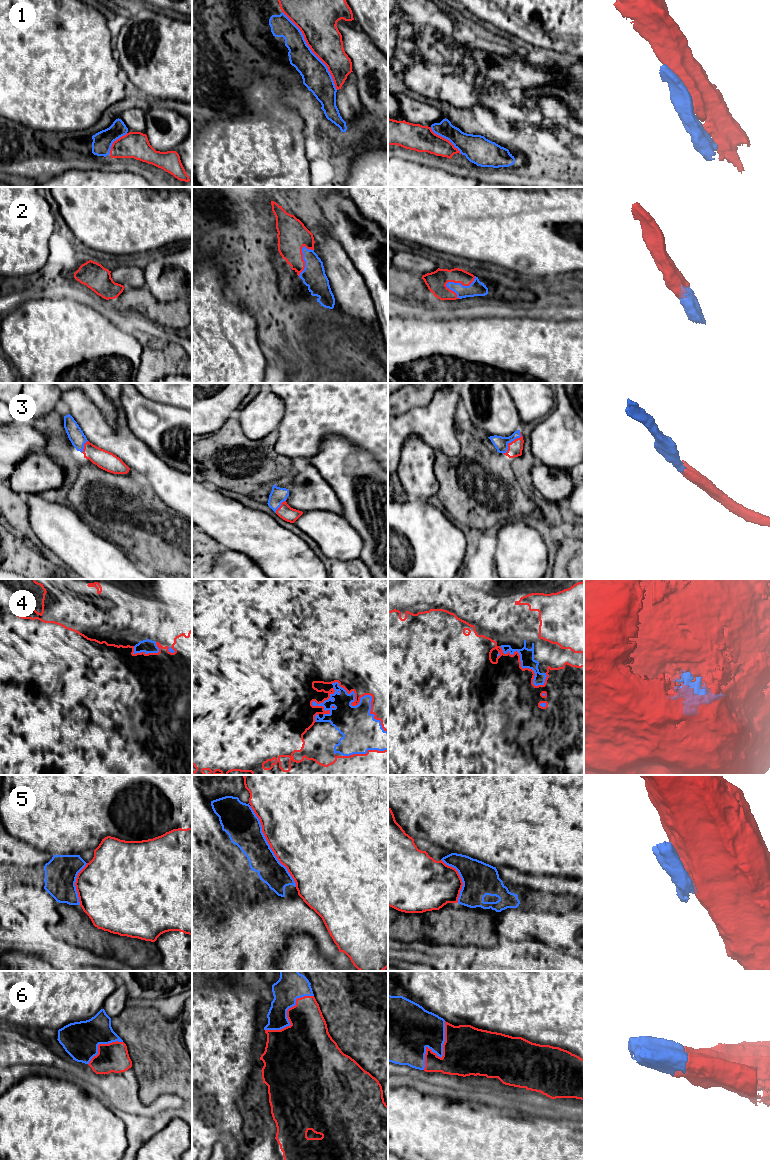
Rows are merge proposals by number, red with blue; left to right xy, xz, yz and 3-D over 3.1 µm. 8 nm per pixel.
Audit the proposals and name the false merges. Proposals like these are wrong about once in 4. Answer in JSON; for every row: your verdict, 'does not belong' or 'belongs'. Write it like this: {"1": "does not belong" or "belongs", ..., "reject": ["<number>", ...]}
{"1": "does not belong", "2": "belongs", "3": "belongs", "4": "belongs", "5": "does not belong", "6": "belongs", "reject": ["1", "5"]}

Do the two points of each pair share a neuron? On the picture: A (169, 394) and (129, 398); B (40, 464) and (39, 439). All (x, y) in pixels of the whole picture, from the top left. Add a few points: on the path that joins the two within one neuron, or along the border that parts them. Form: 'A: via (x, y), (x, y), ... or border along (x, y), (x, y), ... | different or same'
A: border along (139, 393), (151, 400), (166, 405) | different
B: border along (31, 453), (15, 465) | different

